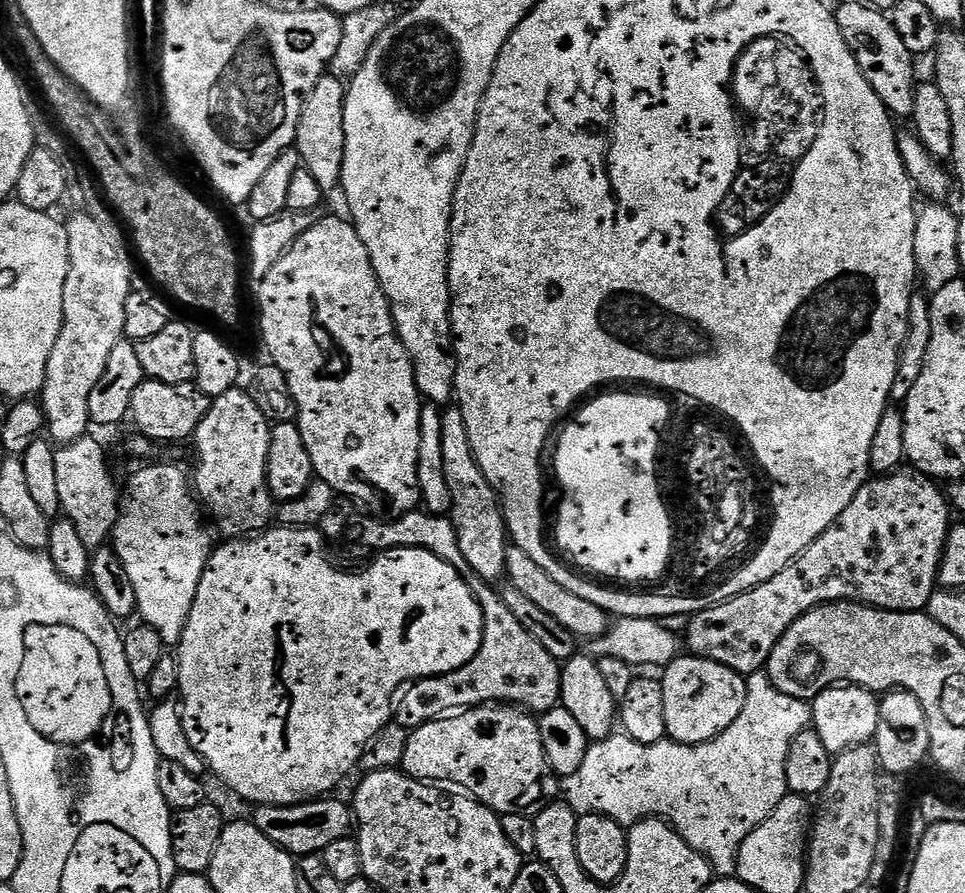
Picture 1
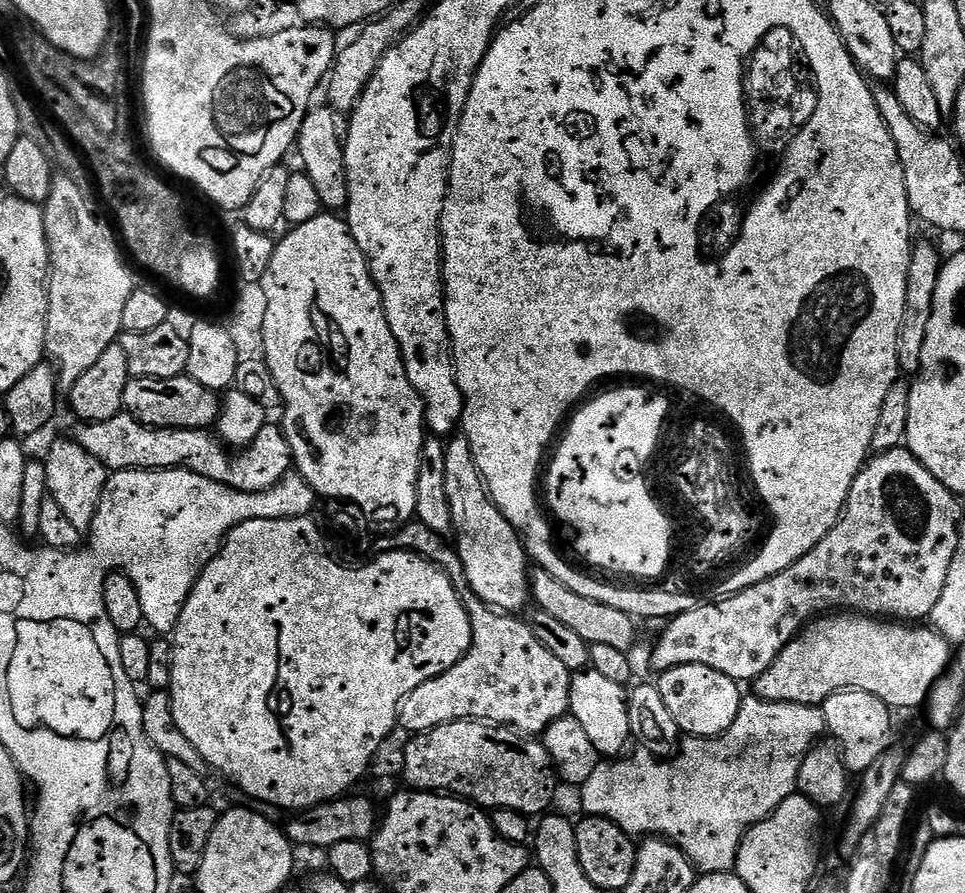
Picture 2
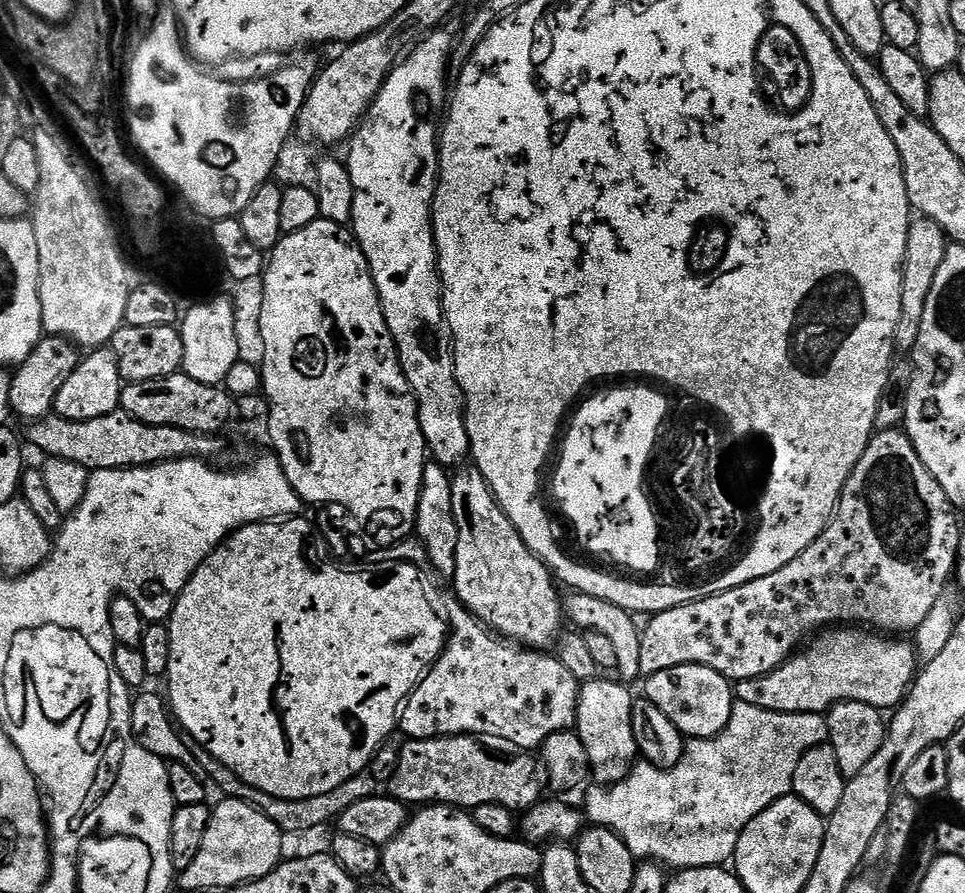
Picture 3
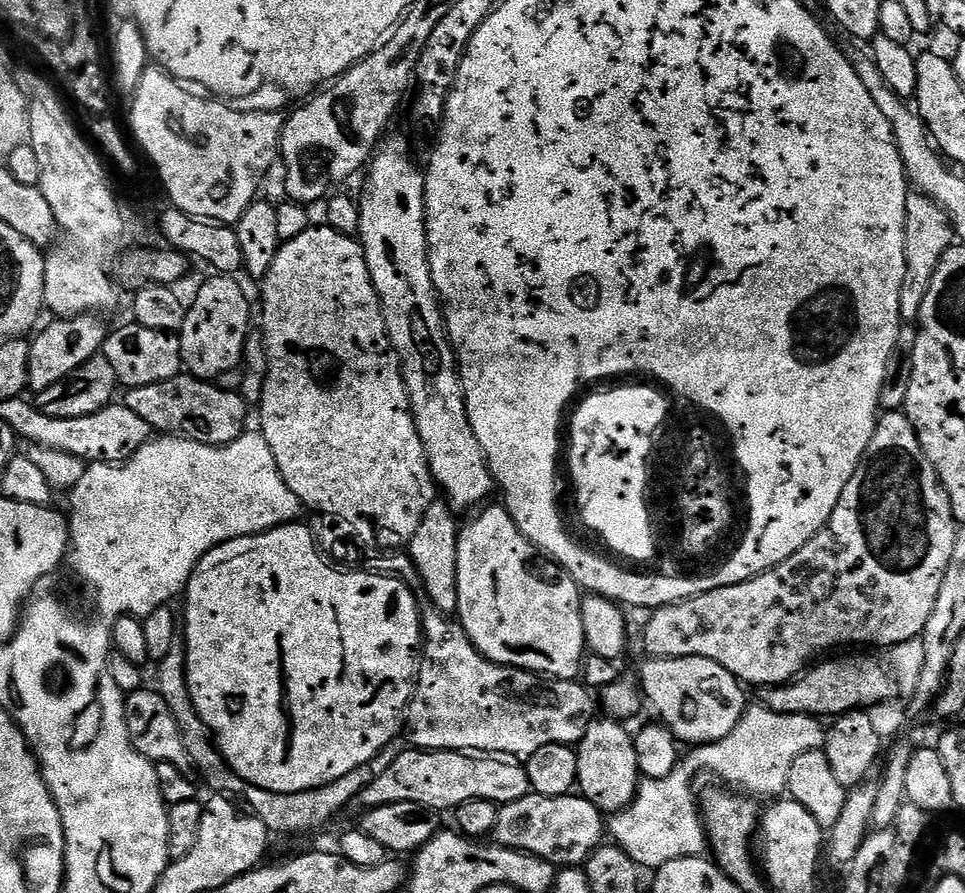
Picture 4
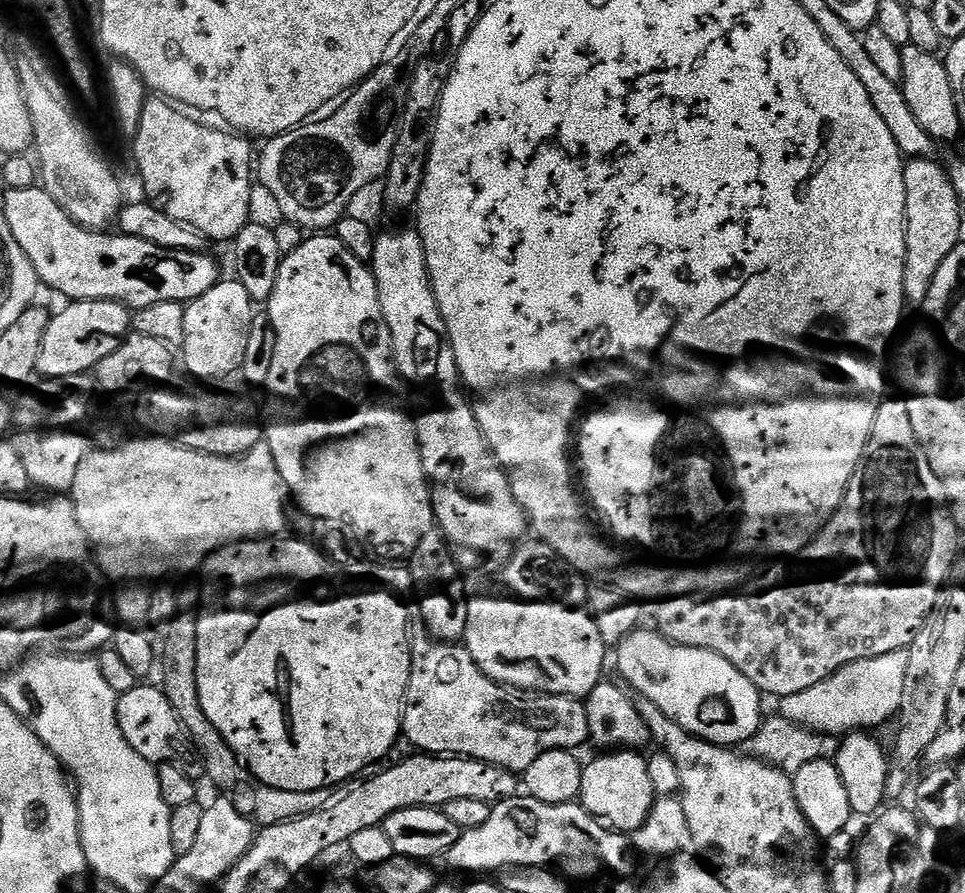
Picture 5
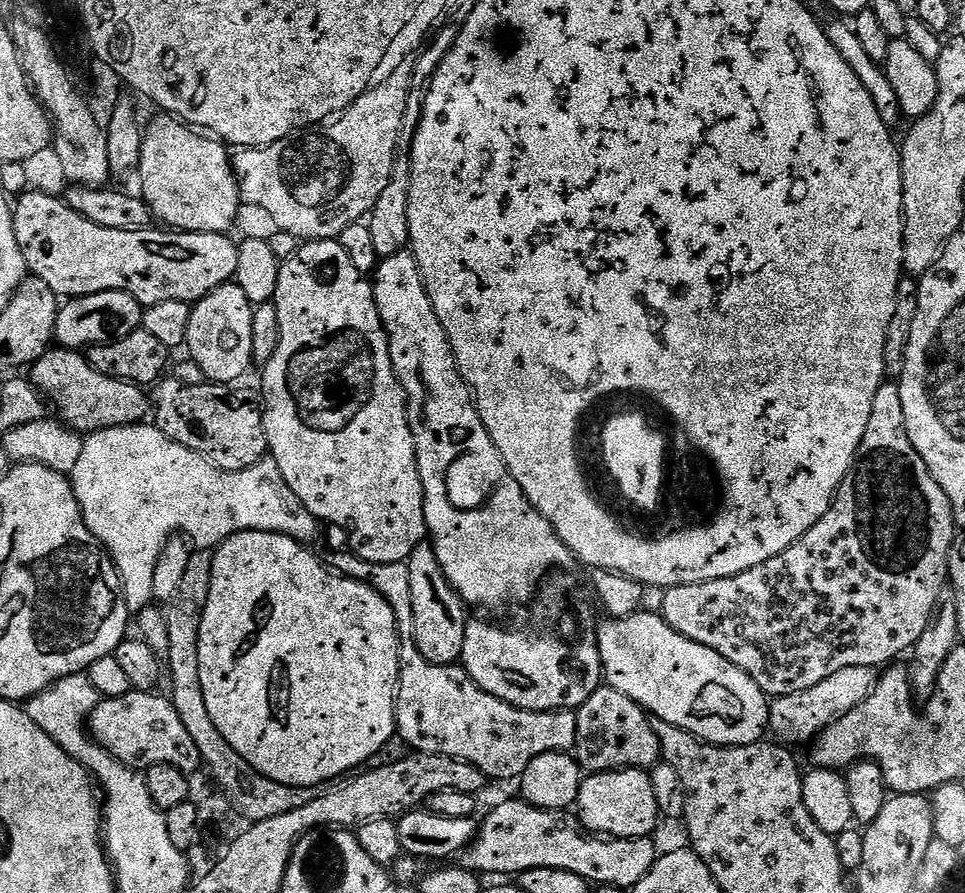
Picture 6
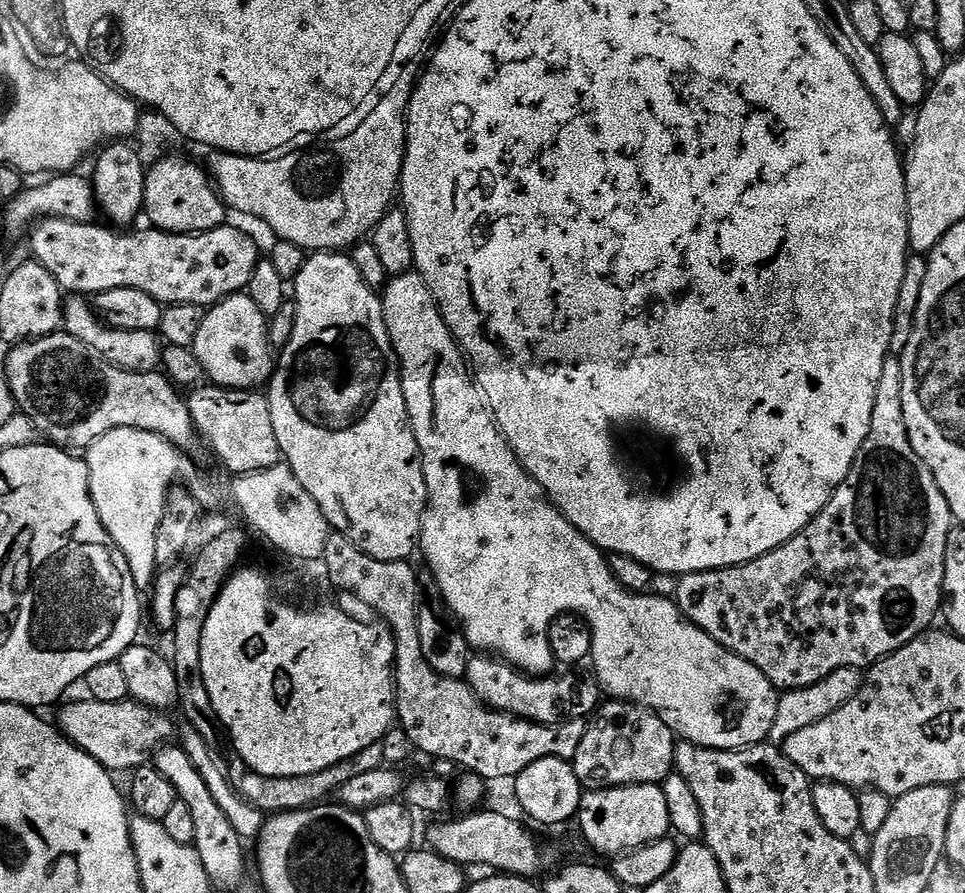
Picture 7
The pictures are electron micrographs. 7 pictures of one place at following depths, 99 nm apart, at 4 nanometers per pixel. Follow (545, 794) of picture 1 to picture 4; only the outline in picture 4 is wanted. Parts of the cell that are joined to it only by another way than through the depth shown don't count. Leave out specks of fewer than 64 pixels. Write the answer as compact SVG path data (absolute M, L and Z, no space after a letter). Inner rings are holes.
M409 750L391 764L386 774L372 777L370 786L360 791L359 803L364 803L365 809L378 806L390 806L398 802L414 802L425 810L448 808L454 810L466 802L489 800L497 806L518 802L518 798L526 798L532 792L527 767L512 756L497 756L483 752L430 752L427 750Z

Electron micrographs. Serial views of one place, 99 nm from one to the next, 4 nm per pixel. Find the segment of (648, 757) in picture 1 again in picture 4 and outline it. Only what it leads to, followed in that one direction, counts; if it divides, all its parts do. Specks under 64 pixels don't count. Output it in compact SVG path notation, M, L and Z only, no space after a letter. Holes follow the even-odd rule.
M763 706L755 707L749 707L745 711L738 726L734 730L730 730L730 734L726 734L726 738L716 740L713 744L693 747L689 751L692 753L689 756L687 753L666 778L641 779L640 789L636 791L636 796L630 802L630 806L626 806L621 812L611 813L606 824L607 835L641 869L655 870L661 868L666 862L674 862L674 858L705 855L708 838L704 835L704 821L700 815L698 792L692 789L692 779L699 772L709 772L710 775L720 779L717 781L721 785L732 790L739 790L753 798L761 798L760 796L776 798L787 789L790 766L794 766L795 760L810 750L823 749L824 743L828 741L828 728L823 719L802 714L778 714Z

